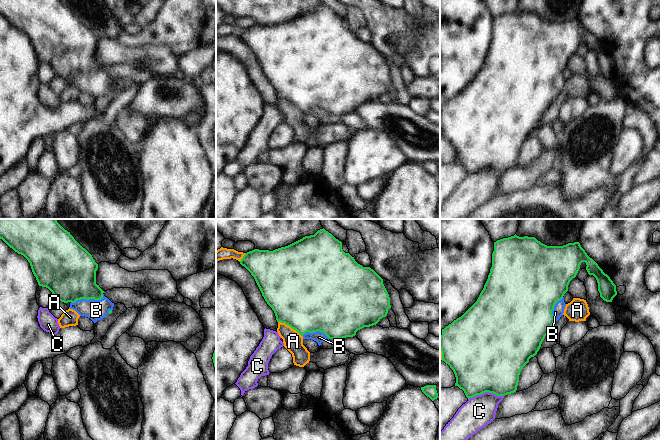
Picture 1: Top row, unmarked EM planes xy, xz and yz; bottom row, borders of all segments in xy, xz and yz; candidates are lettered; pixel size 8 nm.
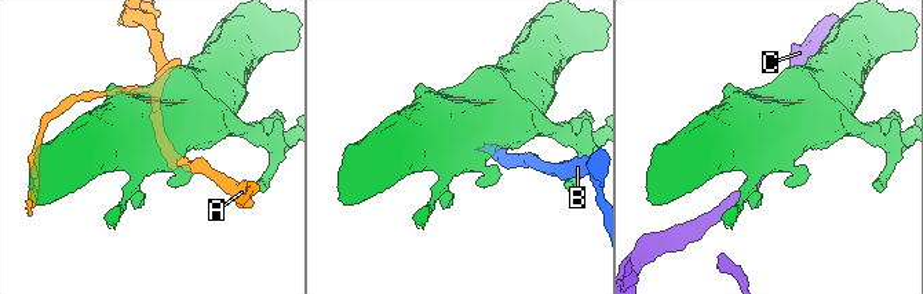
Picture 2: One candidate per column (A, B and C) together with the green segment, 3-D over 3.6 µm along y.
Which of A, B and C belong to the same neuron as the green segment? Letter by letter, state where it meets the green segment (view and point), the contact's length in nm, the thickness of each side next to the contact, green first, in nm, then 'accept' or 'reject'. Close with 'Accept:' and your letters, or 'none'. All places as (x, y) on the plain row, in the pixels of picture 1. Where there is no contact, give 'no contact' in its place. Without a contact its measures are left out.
A: xz (290, 102) | 240 nm | 500/160 nm | reject
B: xy (88, 75) | 280 nm | 420/160 nm | accept
C: yz (485, 167) | 280 nm | 500/240 nm | reject
Accept: B

